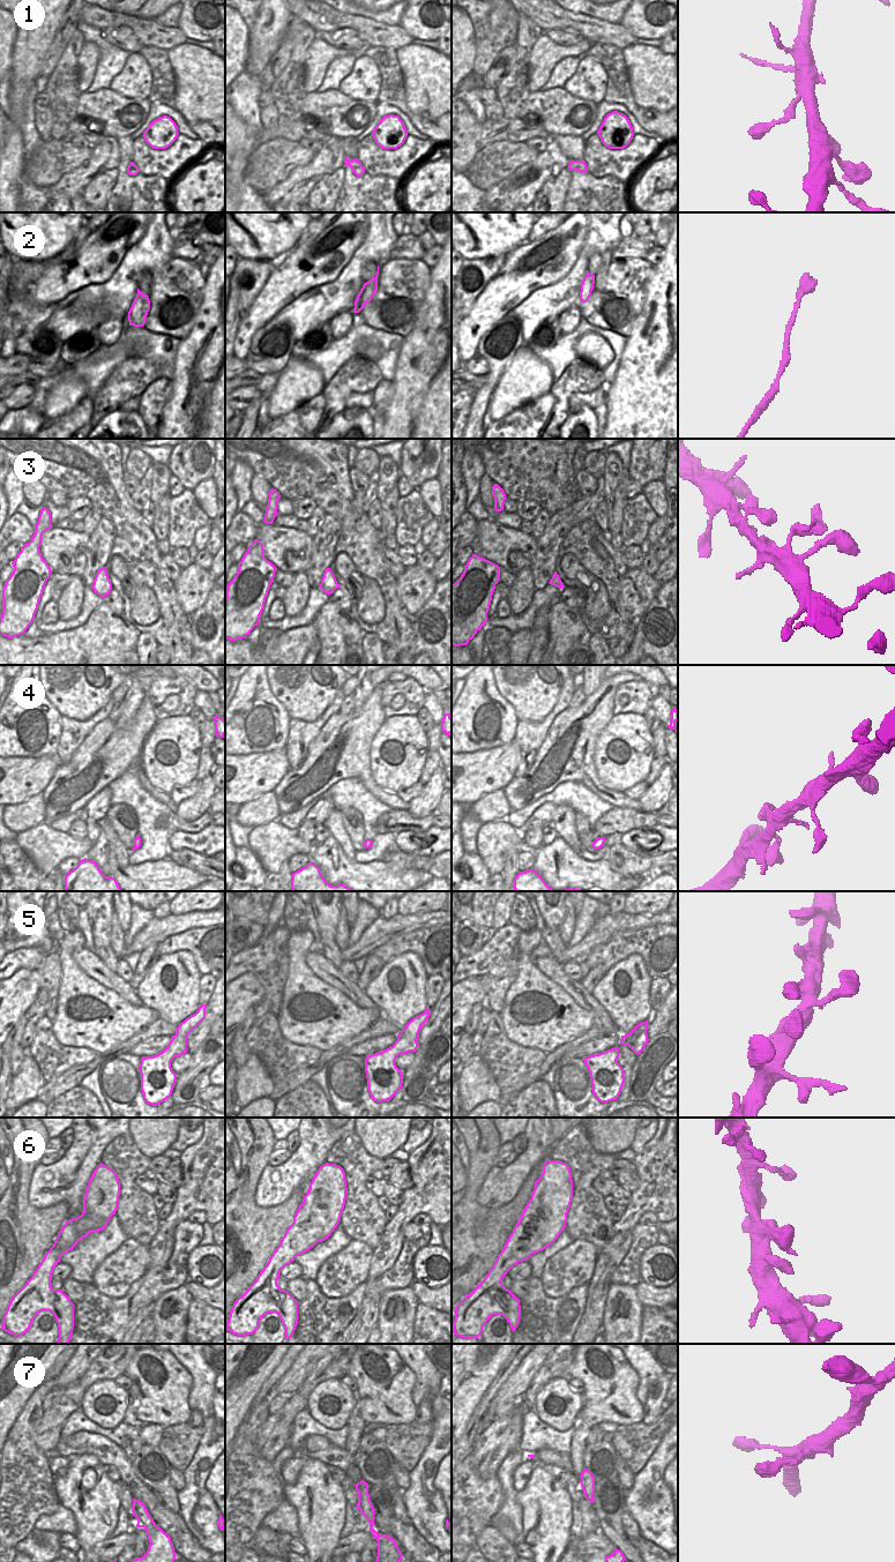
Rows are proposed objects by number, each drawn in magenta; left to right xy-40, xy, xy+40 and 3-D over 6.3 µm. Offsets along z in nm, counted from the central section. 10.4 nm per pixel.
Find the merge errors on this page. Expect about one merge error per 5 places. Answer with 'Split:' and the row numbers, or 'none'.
Split: 3

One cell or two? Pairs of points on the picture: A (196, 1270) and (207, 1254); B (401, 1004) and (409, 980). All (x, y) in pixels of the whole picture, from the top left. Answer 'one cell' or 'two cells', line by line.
A: one cell
B: one cell

